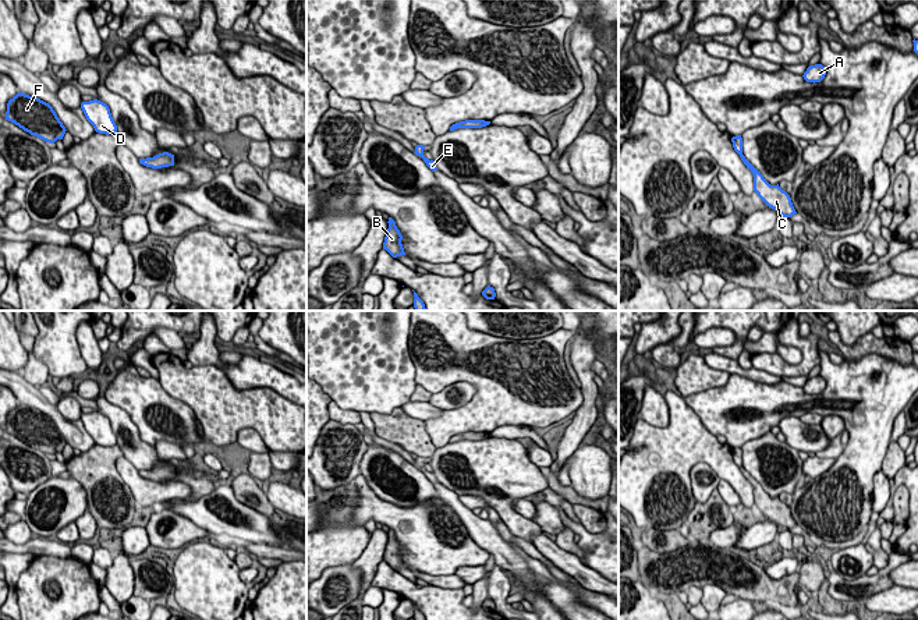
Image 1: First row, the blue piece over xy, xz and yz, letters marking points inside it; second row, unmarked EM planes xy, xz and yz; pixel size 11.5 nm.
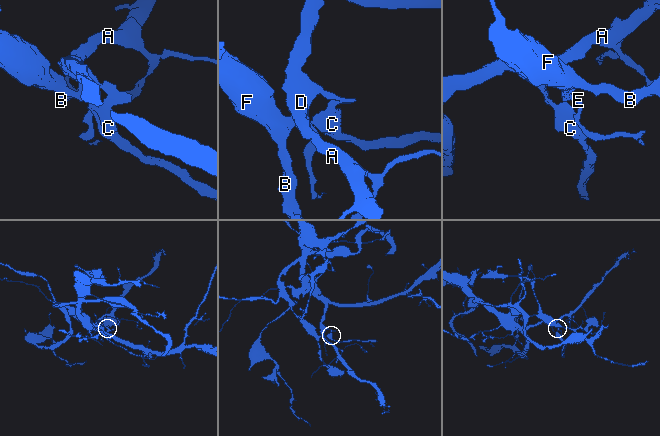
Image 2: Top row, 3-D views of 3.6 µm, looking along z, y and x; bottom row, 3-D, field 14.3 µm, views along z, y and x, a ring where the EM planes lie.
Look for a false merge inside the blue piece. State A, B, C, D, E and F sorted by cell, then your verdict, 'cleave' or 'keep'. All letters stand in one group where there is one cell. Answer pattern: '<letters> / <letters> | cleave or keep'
A D E / B C F | cleave

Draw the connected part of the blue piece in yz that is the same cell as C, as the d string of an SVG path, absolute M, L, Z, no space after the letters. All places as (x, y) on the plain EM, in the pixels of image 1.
M745 474L745 478L754 486L754 503L769 520L777 522L783 529L797 525L790 507L779 496L770 497L749 474Z

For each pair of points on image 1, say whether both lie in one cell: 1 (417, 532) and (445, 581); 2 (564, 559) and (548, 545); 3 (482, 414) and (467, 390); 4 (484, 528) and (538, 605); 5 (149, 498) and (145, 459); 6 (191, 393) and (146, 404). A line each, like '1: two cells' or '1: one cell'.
1: two cells
2: one cell
3: two cells
4: two cells
5: two cells
6: two cells

